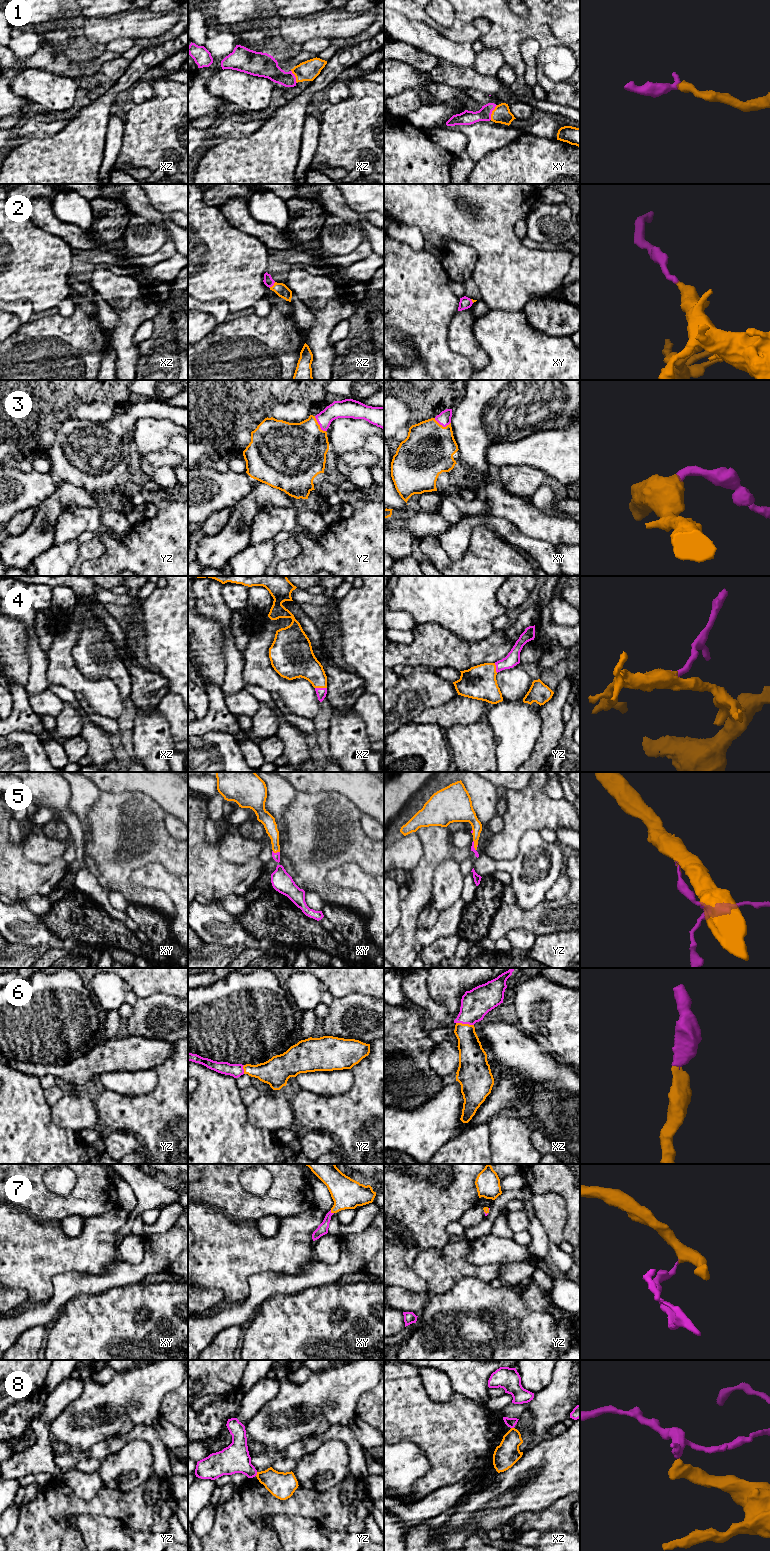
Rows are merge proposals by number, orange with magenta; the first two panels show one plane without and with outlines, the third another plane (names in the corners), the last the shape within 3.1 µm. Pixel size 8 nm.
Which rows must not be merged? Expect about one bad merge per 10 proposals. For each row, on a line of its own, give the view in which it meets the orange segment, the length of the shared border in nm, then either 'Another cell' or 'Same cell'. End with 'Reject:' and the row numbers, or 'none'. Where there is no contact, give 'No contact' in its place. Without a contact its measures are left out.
1: Touches orange in xy. Shared border 130 nm. Same cell
2: Touches orange in xz. Shared border 70 nm. Same cell
3: Touches orange in yz. Shared border 160 nm. Same cell
4: Touches orange in xz. Shared border 100 nm. Same cell
5: Touches orange in xy. Shared border 60 nm. Same cell
6: Touches orange in xz. Shared border 150 nm. Same cell
7: Touches orange in xy. Shared border 40 nm. Same cell
8: Touches orange in yz. Shared border 40 nm. Another cell
Reject: 8

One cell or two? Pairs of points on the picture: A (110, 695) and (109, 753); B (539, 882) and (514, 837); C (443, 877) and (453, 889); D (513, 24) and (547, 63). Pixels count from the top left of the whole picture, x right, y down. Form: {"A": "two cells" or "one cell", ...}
{"A": "two cells", "B": "two cells", "C": "one cell", "D": "one cell"}

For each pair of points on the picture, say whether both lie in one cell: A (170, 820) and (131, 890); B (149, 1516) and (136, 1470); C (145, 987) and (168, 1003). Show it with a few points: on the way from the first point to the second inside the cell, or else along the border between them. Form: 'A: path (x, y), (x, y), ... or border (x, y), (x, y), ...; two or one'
A: border (165, 814), (165, 828), (177, 840); two
B: border (154, 1472), (136, 1488), (127, 1492), (117, 1490); two
C: border (177, 996), (153, 993), (146, 997), (138, 998); two

